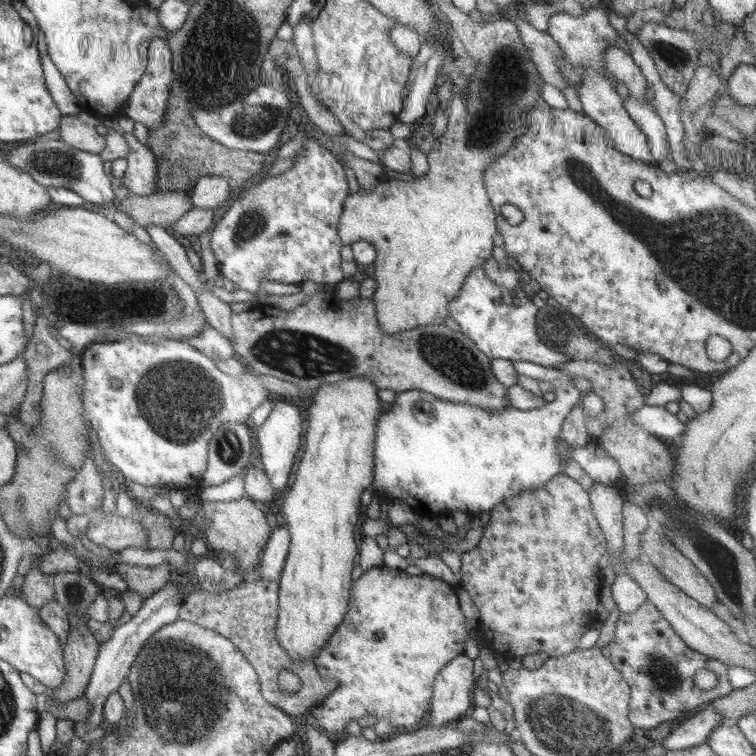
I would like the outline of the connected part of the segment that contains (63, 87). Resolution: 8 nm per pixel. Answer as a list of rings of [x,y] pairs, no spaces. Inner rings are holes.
[[[39,30],[37,32],[37,46],[39,46],[39,60],[41,60],[41,66],[43,66],[43,80],[45,80],[45,86],[55,102],[55,108],[59,110],[59,114],[63,116],[73,116],[73,114],[79,114],[81,110],[77,108],[77,98],[73,96],[73,92],[69,90],[69,86],[65,84],[65,78],[63,74],[59,72],[59,68],[51,62],[49,54],[47,54],[47,48],[45,48],[45,40],[43,40],[43,32]]]

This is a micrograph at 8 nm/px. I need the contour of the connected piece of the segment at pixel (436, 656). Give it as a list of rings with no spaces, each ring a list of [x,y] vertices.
[[[385,566],[365,570],[355,582],[351,582],[349,610],[345,612],[341,626],[329,638],[329,644],[325,644],[315,660],[315,670],[321,680],[337,680],[339,684],[335,690],[319,698],[309,708],[309,714],[315,718],[319,730],[333,740],[345,736],[347,722],[357,722],[361,716],[373,716],[377,722],[385,718],[393,732],[417,730],[419,720],[429,714],[435,676],[445,664],[463,654],[469,630],[471,626],[467,626],[467,620],[459,610],[455,586],[449,586],[437,576],[409,576],[405,570],[391,570]]]

